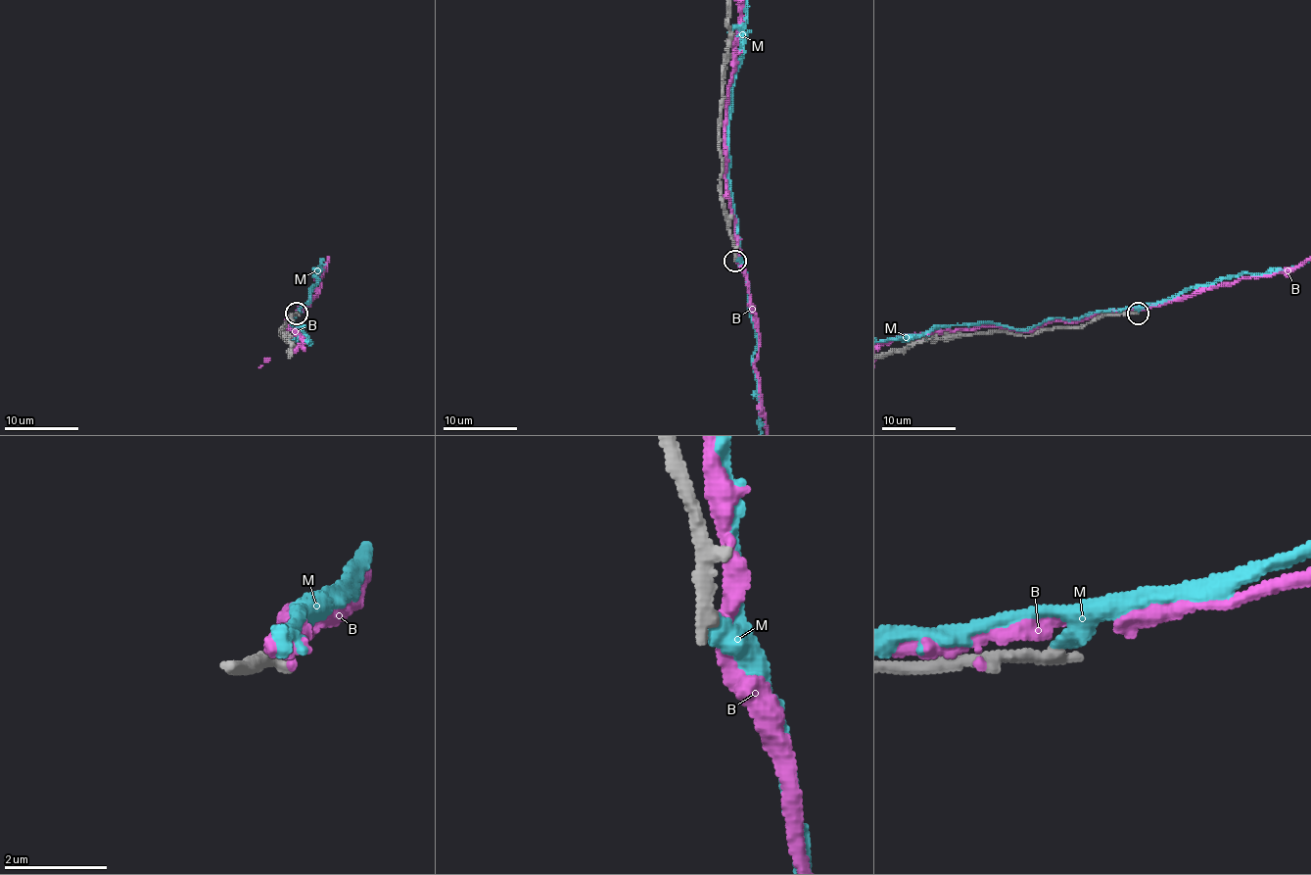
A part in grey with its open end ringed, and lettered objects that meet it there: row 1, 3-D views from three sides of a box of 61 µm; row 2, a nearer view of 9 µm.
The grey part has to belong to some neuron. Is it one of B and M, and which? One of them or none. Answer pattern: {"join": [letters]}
{"join": []}

